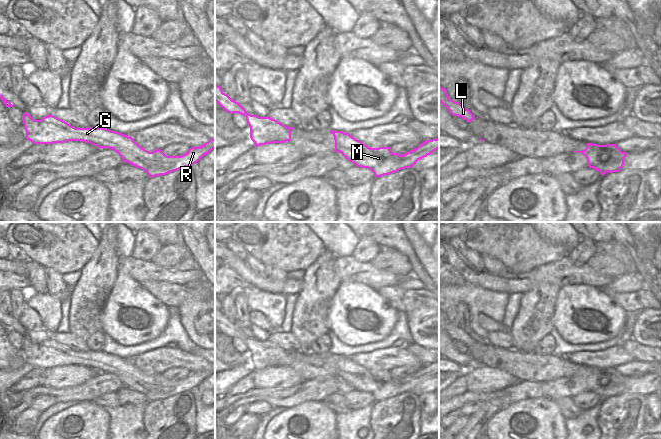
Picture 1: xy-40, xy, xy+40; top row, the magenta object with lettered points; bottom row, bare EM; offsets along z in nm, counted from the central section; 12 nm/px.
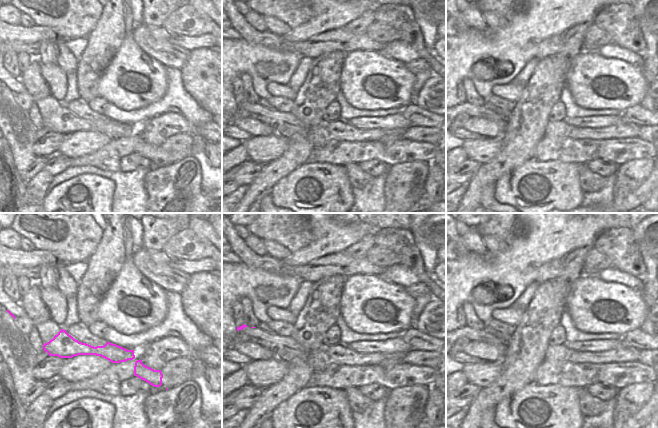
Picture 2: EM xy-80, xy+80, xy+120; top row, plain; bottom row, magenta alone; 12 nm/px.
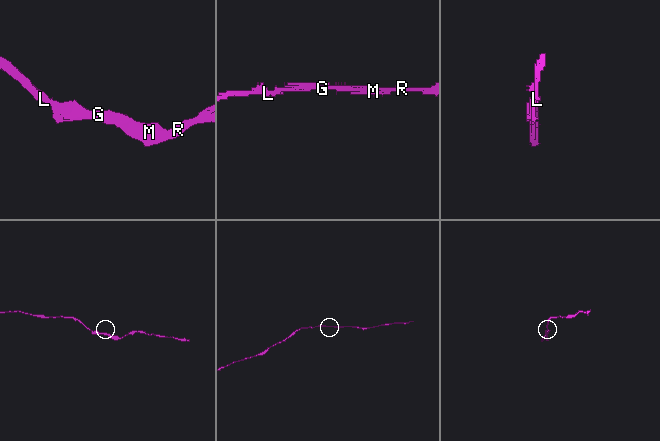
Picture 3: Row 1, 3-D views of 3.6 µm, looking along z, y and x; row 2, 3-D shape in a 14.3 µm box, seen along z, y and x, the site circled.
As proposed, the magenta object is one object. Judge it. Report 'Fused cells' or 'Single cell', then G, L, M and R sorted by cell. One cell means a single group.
Single cell. Groups: G L M R.

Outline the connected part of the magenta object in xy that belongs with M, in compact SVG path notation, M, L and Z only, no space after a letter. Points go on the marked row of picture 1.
M332 131L335 152L340 152L348 161L357 167L370 169L375 177L381 177L411 168L418 160L439 149L439 138L425 140L417 148L400 155L392 153L390 147L370 148L349 133Z

